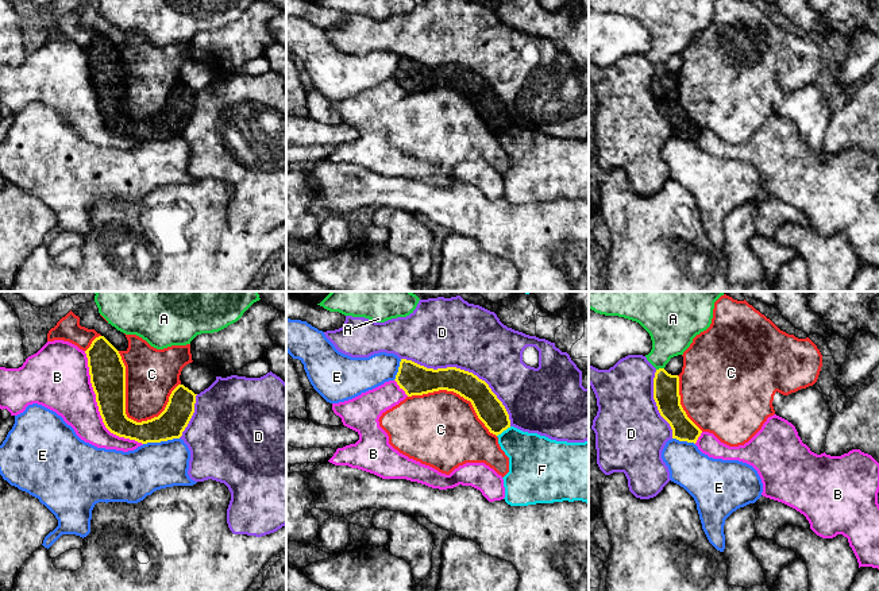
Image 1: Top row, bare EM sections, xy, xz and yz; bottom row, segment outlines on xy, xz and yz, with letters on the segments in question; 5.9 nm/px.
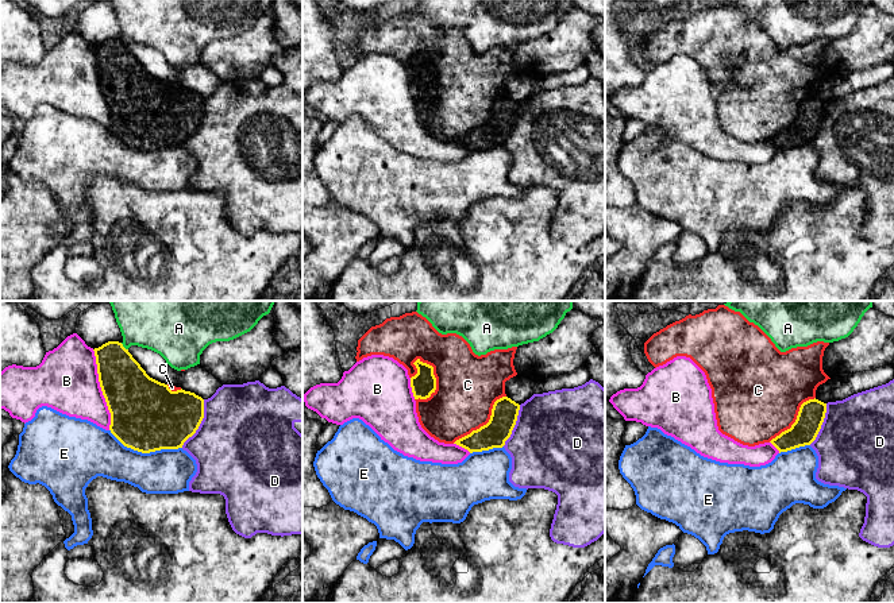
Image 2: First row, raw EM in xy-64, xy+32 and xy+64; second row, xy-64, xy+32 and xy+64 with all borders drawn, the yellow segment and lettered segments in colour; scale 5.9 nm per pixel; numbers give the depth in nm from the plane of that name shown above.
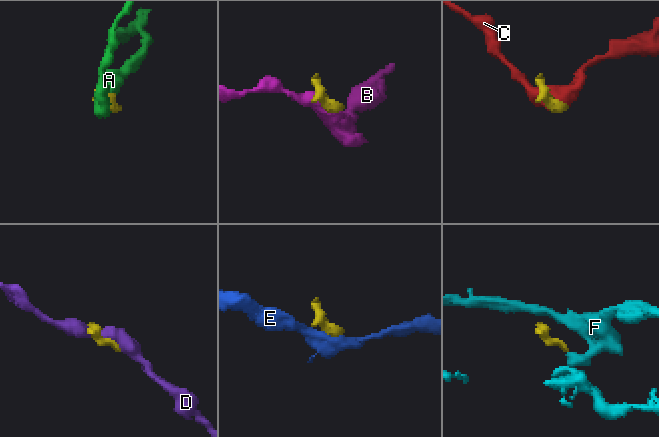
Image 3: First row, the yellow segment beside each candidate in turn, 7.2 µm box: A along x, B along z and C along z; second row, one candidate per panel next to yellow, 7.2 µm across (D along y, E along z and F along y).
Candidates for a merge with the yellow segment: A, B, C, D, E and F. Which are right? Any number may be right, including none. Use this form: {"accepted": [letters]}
{"accepted": []}

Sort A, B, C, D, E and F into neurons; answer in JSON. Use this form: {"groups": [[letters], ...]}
{"groups": [["A"], ["B"], ["C"], ["D"], ["E"], ["F"]]}

